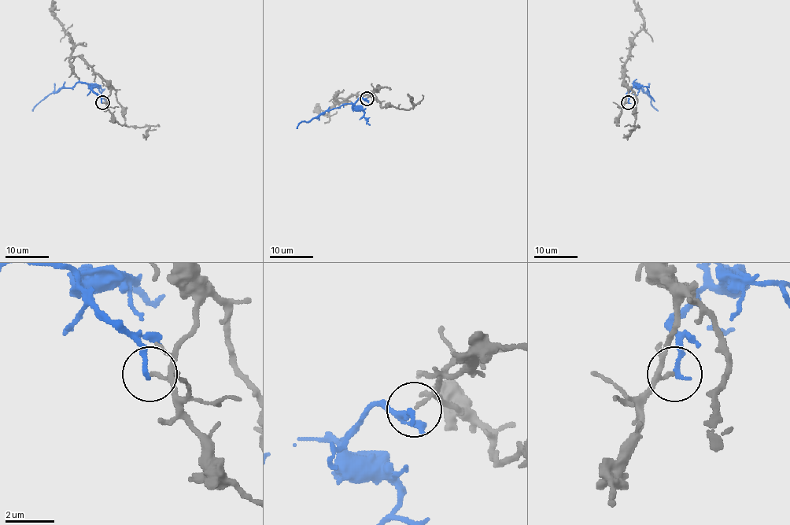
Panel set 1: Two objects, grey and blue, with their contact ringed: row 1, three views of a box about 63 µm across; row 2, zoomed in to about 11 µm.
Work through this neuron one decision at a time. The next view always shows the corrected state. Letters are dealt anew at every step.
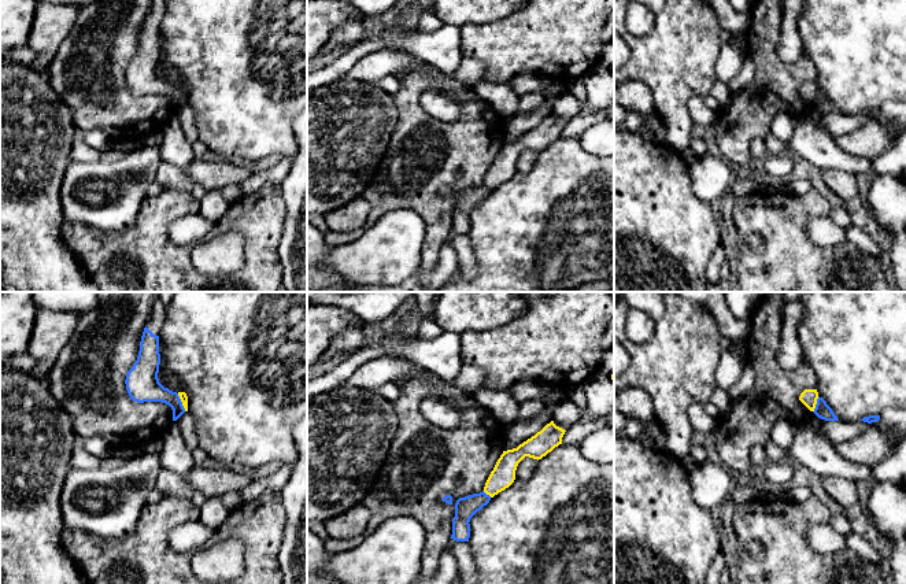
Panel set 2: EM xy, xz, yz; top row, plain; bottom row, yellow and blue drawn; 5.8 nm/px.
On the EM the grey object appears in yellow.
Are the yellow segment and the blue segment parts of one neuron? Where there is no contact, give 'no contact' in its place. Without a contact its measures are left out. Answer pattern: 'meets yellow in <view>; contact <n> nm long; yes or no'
meets yellow in xy; contact 120 nm long; no

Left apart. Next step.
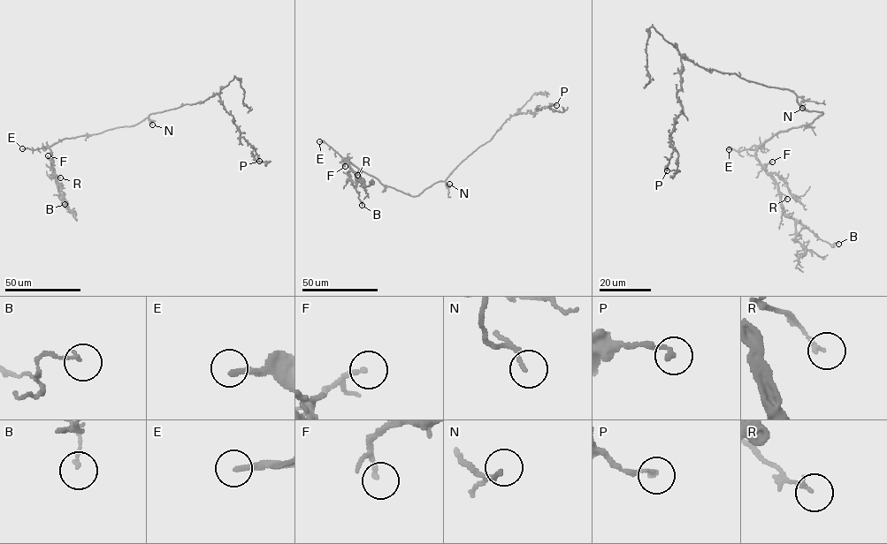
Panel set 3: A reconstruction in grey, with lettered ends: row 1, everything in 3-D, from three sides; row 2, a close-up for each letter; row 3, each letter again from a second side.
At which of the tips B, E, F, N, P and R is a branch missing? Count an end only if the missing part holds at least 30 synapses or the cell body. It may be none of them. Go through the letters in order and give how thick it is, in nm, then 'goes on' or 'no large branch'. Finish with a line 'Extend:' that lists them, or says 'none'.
B: 130 nm | no large branch
E: 240 nm | goes on
F: 170 nm | no large branch
N: 150 nm | goes on
P: 220 nm | no large branch
R: 170 nm | no large branch
Extend: E, N

